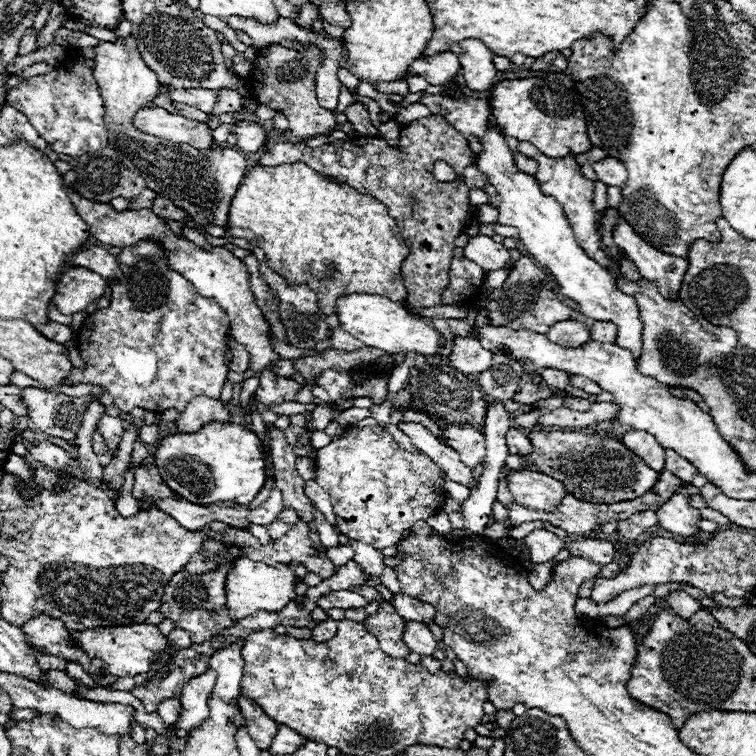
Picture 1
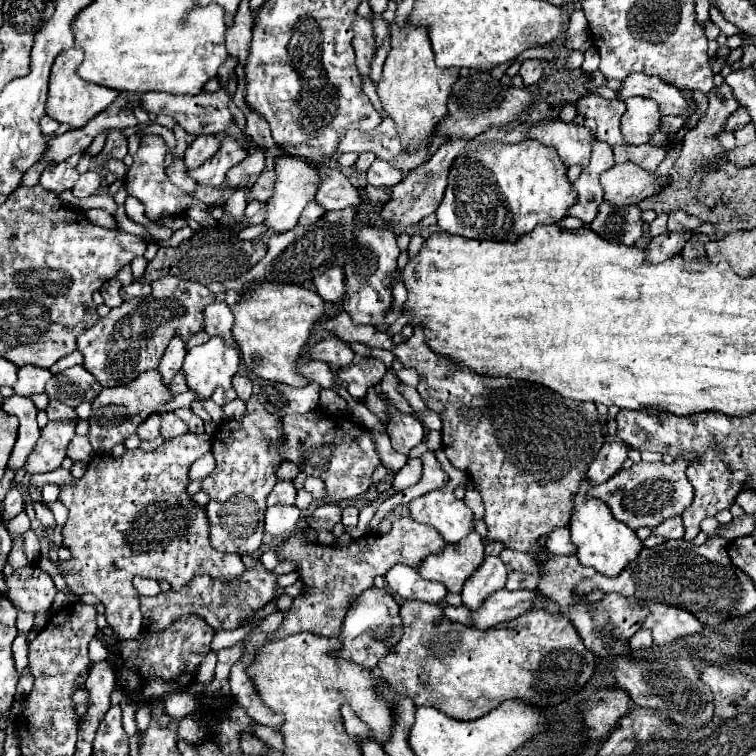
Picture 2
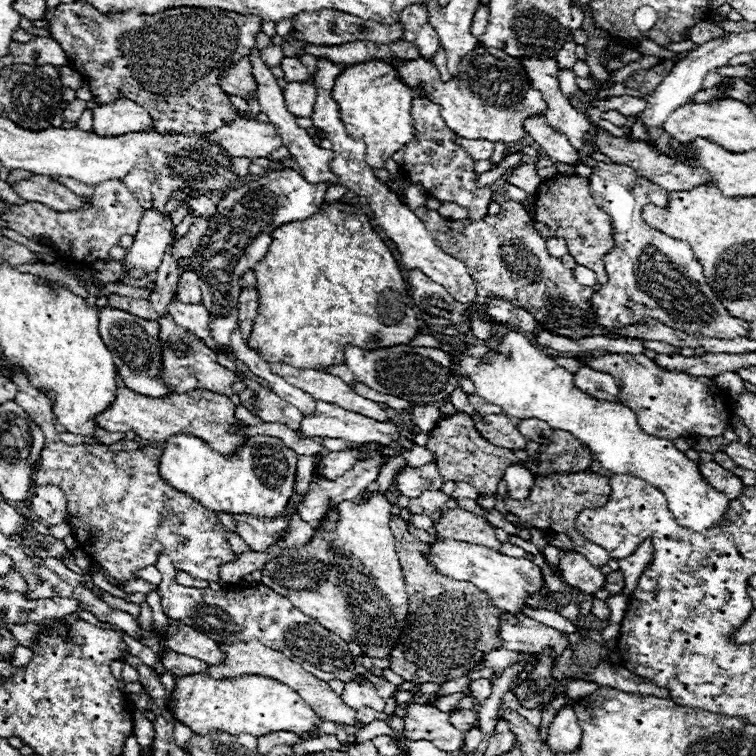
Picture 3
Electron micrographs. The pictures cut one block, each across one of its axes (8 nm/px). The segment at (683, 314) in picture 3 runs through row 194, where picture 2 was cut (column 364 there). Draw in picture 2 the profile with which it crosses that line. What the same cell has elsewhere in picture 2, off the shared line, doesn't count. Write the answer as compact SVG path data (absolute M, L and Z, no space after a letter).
M370 588L370 590L362 592L344 618L340 638L342 638L344 648L338 652L332 652L332 654L336 654L338 658L344 658L344 660L352 660L370 670L376 668L378 660L382 660L402 638L400 606L392 598L392 594L386 590L378 590L378 588Z

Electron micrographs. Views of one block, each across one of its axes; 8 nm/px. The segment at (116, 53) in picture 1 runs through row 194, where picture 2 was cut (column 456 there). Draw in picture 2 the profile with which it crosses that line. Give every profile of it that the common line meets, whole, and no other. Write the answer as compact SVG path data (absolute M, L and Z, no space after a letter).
M524 140L520 144L486 142L478 150L454 160L444 198L436 210L438 226L448 234L458 234L464 238L516 242L520 236L532 232L538 224L554 224L568 216L568 208L576 204L578 194L574 192L566 172L568 168L556 156L556 152L536 140Z

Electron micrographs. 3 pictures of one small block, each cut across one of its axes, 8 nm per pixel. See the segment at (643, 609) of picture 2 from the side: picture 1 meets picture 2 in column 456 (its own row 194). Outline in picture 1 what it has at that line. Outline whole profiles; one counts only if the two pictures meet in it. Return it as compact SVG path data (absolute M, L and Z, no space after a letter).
M428 116L428 118L420 118L420 120L412 120L410 124L406 124L400 130L400 138L398 138L398 148L388 146L386 140L382 136L376 138L368 138L368 136L356 136L350 138L346 142L334 142L334 144L324 144L320 148L308 148L304 142L298 144L276 144L268 154L264 154L260 158L262 166L280 166L280 164L292 164L292 162L304 162L310 168L314 168L316 172L336 178L352 188L356 188L362 194L370 194L372 198L376 198L378 202L382 202L390 216L396 220L400 234L404 238L404 242L408 244L410 256L404 260L402 264L402 276L404 276L404 286L406 286L406 302L416 306L416 308L428 308L428 306L436 306L442 302L442 292L448 288L448 270L450 270L450 260L452 260L452 250L454 240L464 232L464 228L474 220L474 212L468 200L468 186L462 182L438 182L432 176L432 164L436 160L444 160L448 162L454 172L464 172L466 166L474 164L474 156L470 152L470 148L466 146L464 136L452 128L450 124L446 124L440 116Z

